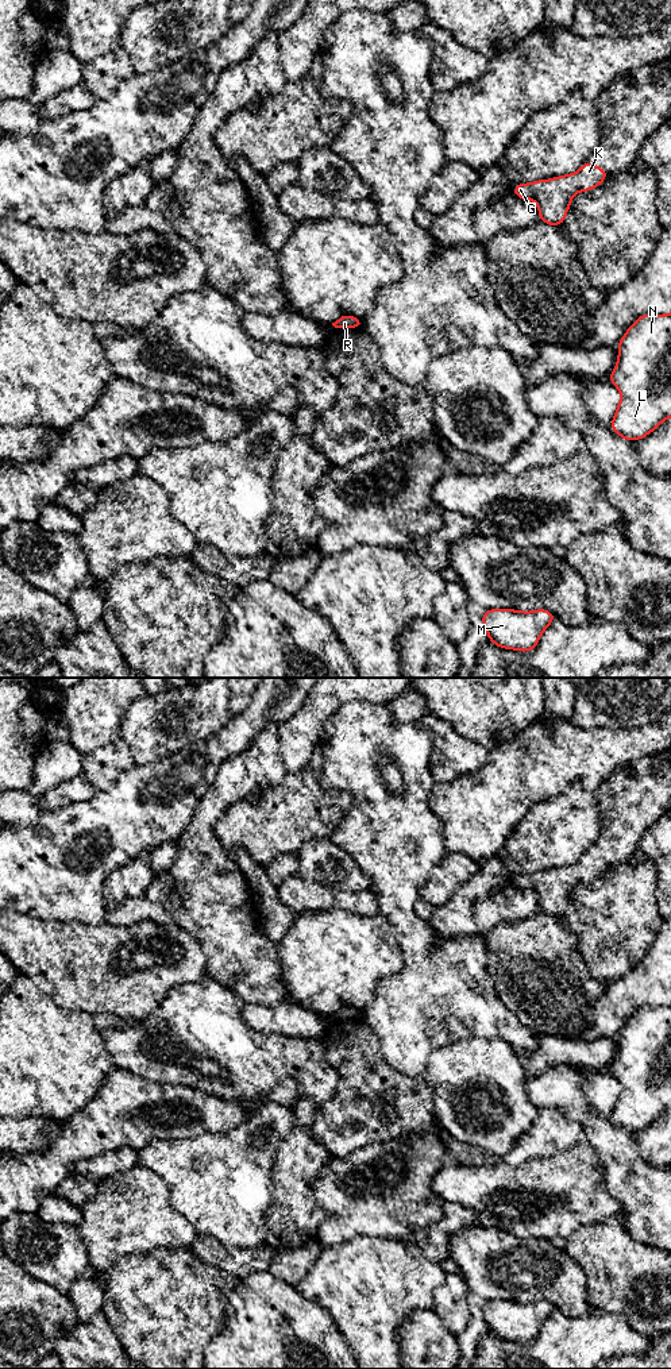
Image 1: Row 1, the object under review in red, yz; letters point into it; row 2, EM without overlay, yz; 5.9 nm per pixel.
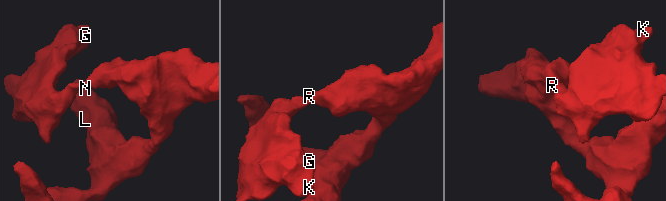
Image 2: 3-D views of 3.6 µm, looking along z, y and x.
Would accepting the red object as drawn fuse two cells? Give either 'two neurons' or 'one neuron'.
two neurons

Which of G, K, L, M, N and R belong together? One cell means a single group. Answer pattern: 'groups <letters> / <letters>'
groups G K / L M N R

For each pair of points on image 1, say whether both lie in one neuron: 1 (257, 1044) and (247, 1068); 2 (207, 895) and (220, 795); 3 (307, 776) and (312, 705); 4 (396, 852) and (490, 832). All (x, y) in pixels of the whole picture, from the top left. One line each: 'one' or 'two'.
1: one
2: one
3: two
4: two

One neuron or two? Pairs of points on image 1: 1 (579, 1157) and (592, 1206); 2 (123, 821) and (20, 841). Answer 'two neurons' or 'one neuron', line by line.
1: one neuron
2: one neuron

